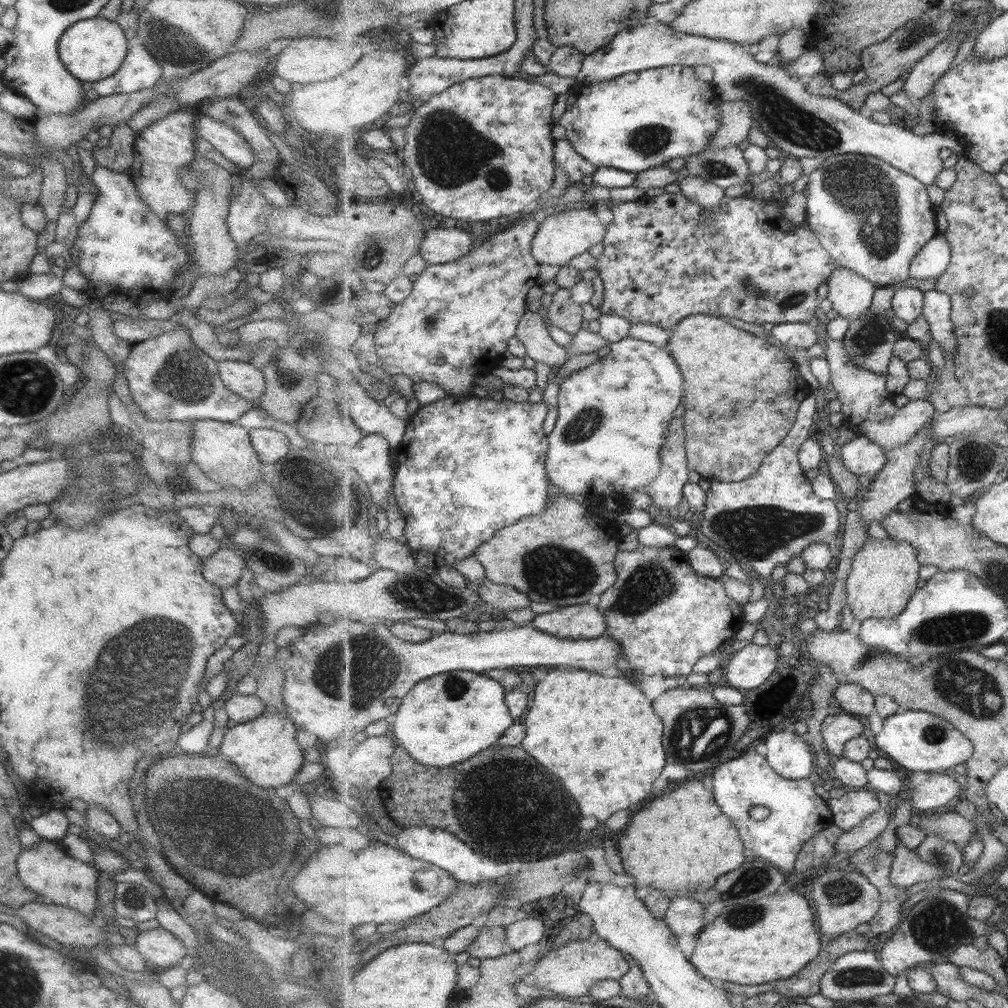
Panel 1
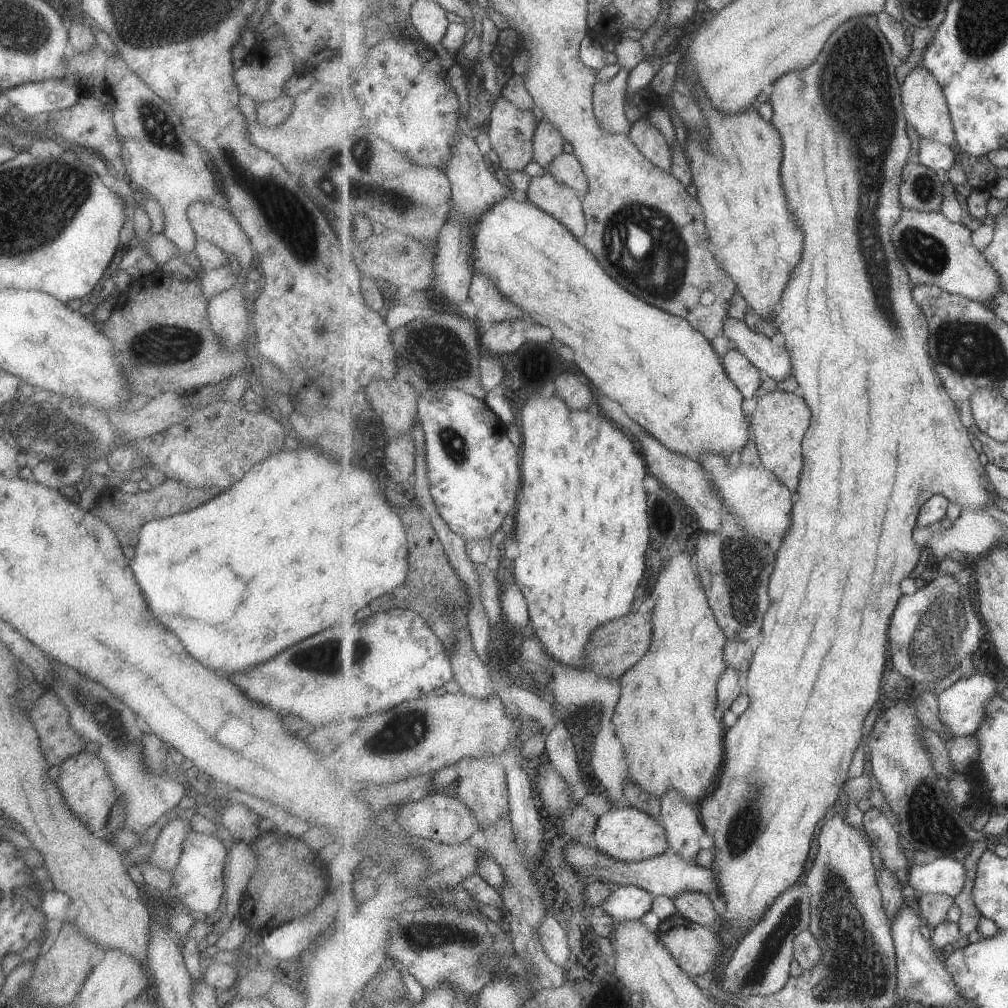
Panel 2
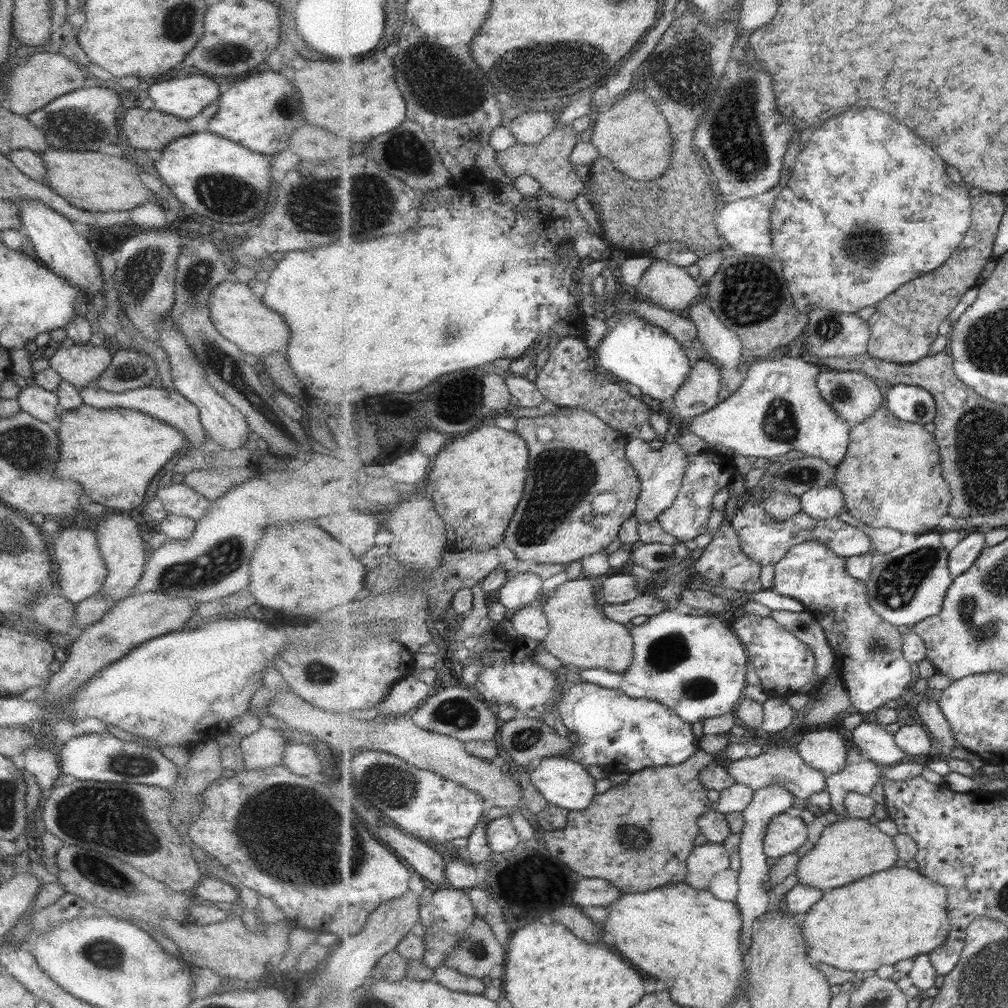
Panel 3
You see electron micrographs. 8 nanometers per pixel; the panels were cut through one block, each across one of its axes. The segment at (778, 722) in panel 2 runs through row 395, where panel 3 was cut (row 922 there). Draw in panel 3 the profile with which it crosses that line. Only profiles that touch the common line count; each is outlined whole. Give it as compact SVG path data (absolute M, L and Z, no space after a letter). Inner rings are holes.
M893 867L861 878L847 886L825 891L825 895L802 920L803 936L811 946L809 957L844 971L869 972L885 965L930 954L949 936L948 890L918 869Z

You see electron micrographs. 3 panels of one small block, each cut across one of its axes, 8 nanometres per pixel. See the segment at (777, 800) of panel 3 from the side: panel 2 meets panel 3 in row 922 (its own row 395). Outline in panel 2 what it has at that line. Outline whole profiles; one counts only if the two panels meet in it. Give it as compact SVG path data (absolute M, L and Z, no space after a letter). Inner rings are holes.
M735 348L722 356L722 360L729 378L740 388L744 398L753 398L762 393L759 386L763 382L761 379L764 373L751 362L750 358Z

